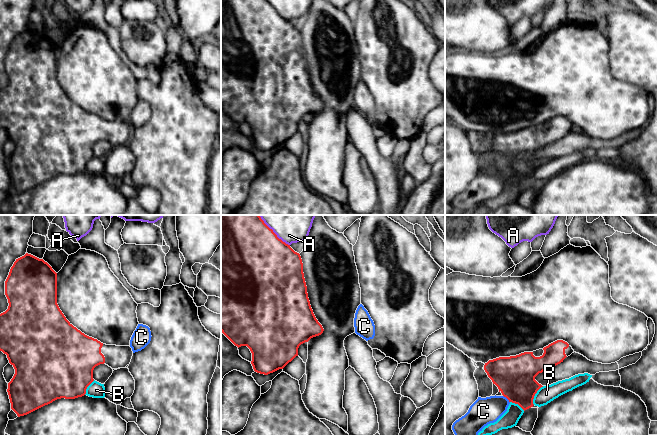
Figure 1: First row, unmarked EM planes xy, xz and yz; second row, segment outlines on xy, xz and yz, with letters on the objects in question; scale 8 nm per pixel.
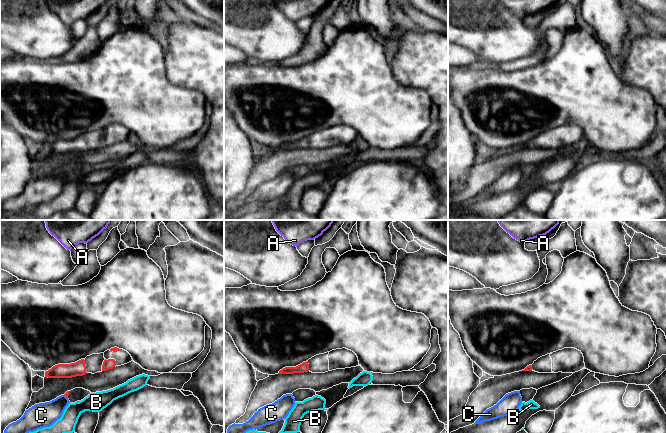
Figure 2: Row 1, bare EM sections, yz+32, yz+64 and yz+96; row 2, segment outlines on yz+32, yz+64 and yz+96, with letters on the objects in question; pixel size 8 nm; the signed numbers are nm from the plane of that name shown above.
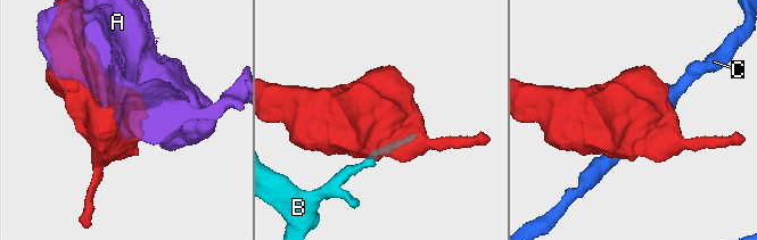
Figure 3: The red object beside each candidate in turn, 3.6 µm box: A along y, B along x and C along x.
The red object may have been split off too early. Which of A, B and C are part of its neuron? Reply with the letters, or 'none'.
none

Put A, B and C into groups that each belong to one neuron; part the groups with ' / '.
A / B / C

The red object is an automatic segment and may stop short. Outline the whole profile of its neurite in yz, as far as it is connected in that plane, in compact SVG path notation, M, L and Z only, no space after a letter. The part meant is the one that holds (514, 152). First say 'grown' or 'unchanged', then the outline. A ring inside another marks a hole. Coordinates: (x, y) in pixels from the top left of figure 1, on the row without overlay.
grown; M557 116L543 126L540 133L535 133L533 128L524 128L516 132L489 136L484 141L485 148L499 168L524 187L533 183L534 172L543 163L535 153L574 129L572 123L563 116Z

